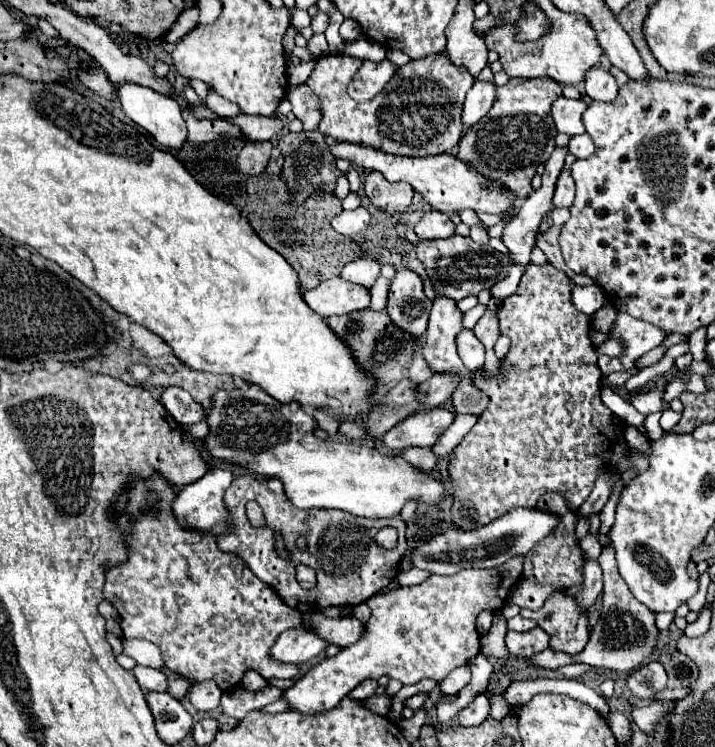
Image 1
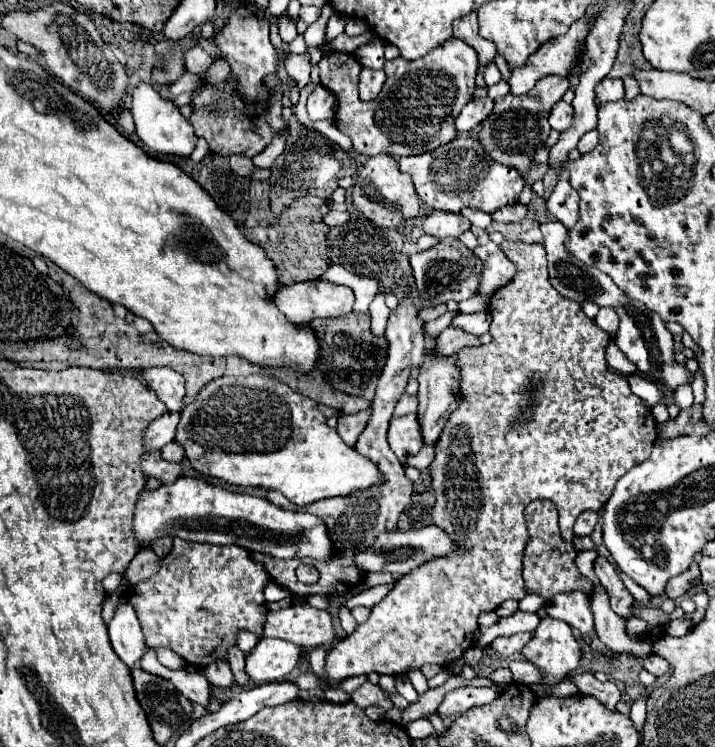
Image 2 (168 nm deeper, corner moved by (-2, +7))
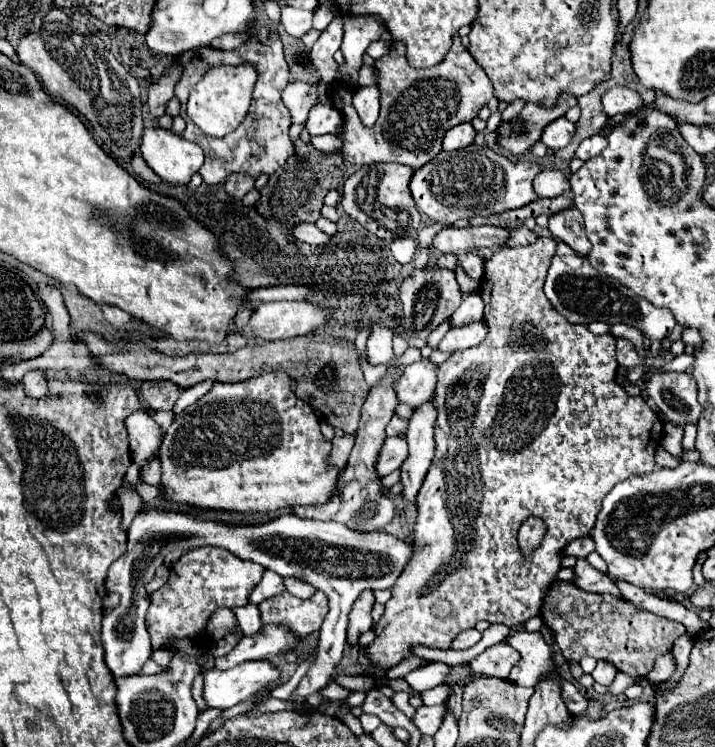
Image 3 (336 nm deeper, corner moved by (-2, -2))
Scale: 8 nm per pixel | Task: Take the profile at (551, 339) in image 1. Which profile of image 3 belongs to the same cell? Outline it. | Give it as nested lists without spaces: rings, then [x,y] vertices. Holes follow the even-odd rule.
[[[539,237],[533,245],[527,247],[505,247],[497,253],[493,253],[491,259],[485,259],[483,263],[483,283],[479,287],[479,295],[485,303],[483,309],[483,321],[487,323],[487,337],[465,351],[457,351],[453,353],[443,365],[439,365],[437,369],[437,387],[435,387],[435,395],[431,399],[433,407],[437,409],[437,421],[435,421],[435,459],[425,475],[425,481],[417,493],[417,519],[415,519],[415,539],[413,539],[413,555],[409,559],[409,563],[405,565],[403,573],[399,575],[397,583],[391,587],[393,597],[385,603],[385,613],[381,617],[381,621],[375,625],[377,631],[377,641],[373,645],[367,647],[369,657],[383,669],[391,669],[395,667],[401,659],[405,659],[409,653],[411,645],[427,645],[427,647],[435,647],[435,649],[449,649],[451,647],[451,639],[455,639],[457,633],[475,627],[479,621],[489,621],[489,623],[503,623],[507,627],[521,627],[525,625],[531,617],[539,615],[543,597],[553,581],[553,577],[557,575],[557,571],[561,569],[559,565],[559,551],[563,551],[563,547],[567,547],[567,543],[571,543],[573,539],[585,537],[591,533],[593,525],[595,525],[595,515],[599,513],[601,501],[603,497],[619,483],[625,481],[627,477],[633,475],[645,475],[651,473],[657,465],[655,465],[655,449],[661,441],[661,433],[663,433],[663,423],[659,419],[659,415],[649,409],[649,405],[645,403],[643,397],[629,397],[625,393],[625,389],[617,383],[617,369],[619,363],[615,359],[615,337],[613,335],[591,335],[589,329],[585,329],[583,333],[587,335],[579,335],[577,333],[577,325],[569,323],[567,319],[563,319],[563,315],[559,315],[549,299],[543,293],[543,283],[547,277],[547,269],[551,265],[551,259],[555,257],[557,251],[557,241],[553,237]],[[521,331],[531,333],[531,341],[515,341],[513,337]],[[527,517],[539,517],[545,525],[547,525],[547,533],[541,541],[541,545],[529,553],[523,555],[519,545],[517,545],[517,531],[523,525],[523,521]]]

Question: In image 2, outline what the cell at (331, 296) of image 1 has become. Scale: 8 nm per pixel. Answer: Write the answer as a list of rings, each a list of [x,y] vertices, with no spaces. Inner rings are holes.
[[[309,280],[283,286],[275,304],[295,324],[311,322],[313,318],[335,318],[353,310],[355,294],[349,286],[329,280]]]

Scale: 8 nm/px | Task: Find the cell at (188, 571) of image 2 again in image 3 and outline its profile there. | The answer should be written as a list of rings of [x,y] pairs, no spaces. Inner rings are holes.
[[[203,547],[185,553],[171,571],[167,585],[151,593],[151,605],[147,611],[147,631],[153,641],[153,649],[161,649],[169,643],[169,637],[187,637],[205,641],[205,625],[211,613],[219,607],[243,607],[249,601],[249,593],[263,577],[259,563],[243,561],[227,549]]]

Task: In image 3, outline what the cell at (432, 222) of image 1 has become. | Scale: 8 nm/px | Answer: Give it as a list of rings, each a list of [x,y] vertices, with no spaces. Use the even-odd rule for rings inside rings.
[[[447,227],[433,239],[433,247],[439,253],[461,253],[471,249],[501,249],[507,245],[511,231],[501,227]]]

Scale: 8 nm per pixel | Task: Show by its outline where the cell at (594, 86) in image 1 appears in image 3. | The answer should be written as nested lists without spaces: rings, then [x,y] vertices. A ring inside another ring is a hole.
[[[613,87],[611,91],[607,91],[603,95],[603,109],[609,117],[613,117],[617,113],[633,115],[639,111],[639,107],[643,107],[643,99],[637,91],[629,89],[629,87]]]

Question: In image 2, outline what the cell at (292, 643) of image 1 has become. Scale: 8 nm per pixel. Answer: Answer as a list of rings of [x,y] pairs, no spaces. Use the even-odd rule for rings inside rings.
[[[263,638],[253,652],[245,656],[245,672],[253,682],[277,682],[299,664],[301,654],[303,646],[299,644],[281,638]]]

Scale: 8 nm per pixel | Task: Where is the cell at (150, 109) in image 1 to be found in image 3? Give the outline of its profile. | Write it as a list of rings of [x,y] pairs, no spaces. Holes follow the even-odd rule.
[[[147,129],[141,141],[141,157],[163,179],[173,185],[187,185],[203,165],[203,149],[183,141],[169,129]]]

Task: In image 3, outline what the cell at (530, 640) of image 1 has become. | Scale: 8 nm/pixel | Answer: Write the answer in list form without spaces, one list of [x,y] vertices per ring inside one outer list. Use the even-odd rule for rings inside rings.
[[[501,641],[489,649],[485,649],[481,655],[477,655],[469,667],[471,671],[487,677],[497,677],[497,679],[507,679],[509,671],[513,665],[519,661],[519,651],[515,651],[509,643]]]

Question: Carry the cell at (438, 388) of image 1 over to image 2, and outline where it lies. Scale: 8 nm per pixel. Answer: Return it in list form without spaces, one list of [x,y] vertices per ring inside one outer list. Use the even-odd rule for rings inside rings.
[[[403,394],[401,400],[397,402],[397,408],[395,408],[395,414],[411,414],[411,412],[417,412],[417,396],[409,396],[409,394]]]

